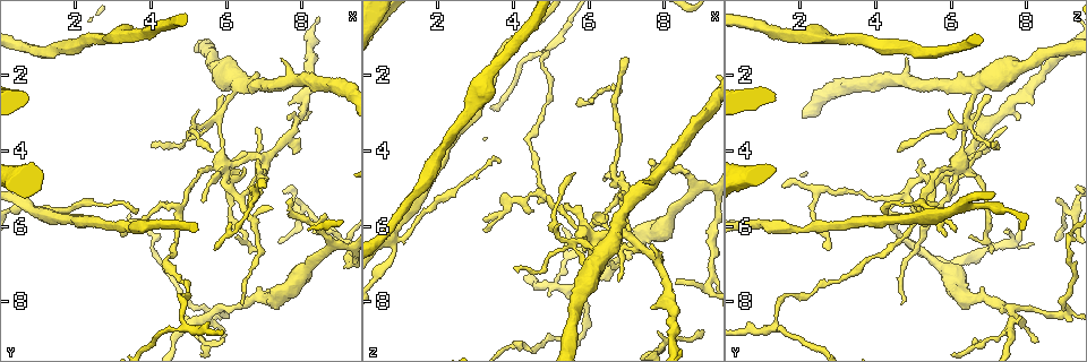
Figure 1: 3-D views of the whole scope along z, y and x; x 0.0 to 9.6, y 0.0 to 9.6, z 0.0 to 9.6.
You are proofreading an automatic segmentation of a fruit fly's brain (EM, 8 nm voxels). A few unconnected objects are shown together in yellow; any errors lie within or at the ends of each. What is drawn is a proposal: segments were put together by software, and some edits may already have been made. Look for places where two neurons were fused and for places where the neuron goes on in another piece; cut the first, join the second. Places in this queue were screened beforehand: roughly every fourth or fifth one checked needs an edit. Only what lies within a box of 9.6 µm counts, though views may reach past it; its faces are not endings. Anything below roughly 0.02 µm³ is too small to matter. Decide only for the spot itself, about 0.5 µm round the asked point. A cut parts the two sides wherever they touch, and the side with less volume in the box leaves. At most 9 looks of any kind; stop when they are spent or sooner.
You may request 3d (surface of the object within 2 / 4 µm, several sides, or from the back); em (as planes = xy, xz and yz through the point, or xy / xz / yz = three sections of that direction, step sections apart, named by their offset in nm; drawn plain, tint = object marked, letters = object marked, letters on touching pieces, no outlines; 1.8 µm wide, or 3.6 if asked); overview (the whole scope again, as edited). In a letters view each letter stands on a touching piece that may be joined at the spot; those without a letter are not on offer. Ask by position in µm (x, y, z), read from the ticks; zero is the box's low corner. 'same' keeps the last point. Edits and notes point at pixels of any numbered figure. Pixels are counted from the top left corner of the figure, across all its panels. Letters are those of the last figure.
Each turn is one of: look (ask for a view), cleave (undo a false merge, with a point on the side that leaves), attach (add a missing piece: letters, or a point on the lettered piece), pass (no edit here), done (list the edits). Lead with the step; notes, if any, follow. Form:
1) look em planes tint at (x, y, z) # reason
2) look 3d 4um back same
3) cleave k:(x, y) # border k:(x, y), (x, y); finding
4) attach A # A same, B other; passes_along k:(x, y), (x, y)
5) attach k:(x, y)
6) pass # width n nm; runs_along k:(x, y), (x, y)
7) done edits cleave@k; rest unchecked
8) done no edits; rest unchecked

look 3d 2um at (8.85, 6.55, 4.95) # looks like a crossing

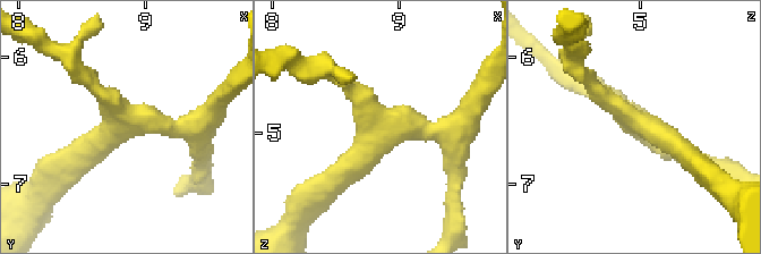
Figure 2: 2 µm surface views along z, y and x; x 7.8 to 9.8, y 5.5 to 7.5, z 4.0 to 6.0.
look em xz step 8 tint at (8.84, 6.54, 5.02)

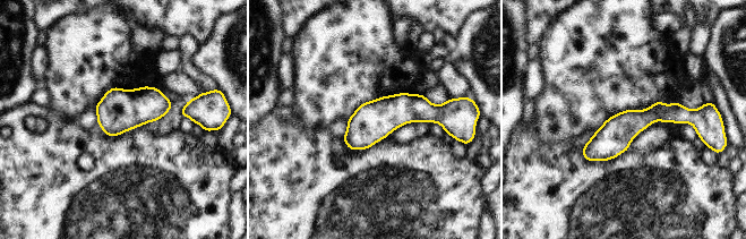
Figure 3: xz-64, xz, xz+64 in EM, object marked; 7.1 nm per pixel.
look em xz step 8 letters same

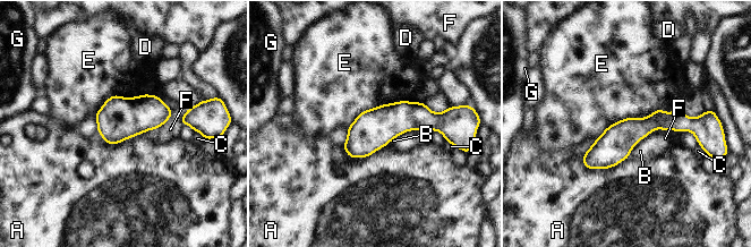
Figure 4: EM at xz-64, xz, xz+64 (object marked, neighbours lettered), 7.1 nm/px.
pass # A other, B other, C other, D other, E other, F other, G other; arms 4; runs_along 4:(696, 120), (653, 121), (586, 162); continuous, no second neuron

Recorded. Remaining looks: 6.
look 3d 4um at (5.85, 8.20, 7.50) # arms part here

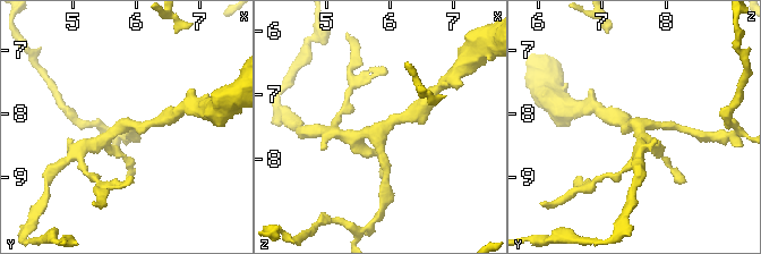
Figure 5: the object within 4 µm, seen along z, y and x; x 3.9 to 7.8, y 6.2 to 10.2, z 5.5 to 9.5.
look em xz step 16 tint at (5.85, 8.15, 7.55)

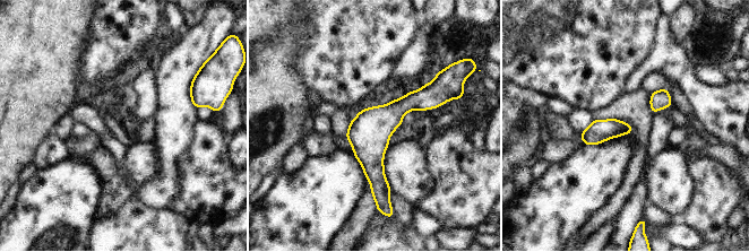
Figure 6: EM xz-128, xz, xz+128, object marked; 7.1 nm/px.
look em planes letters same # cut it another way

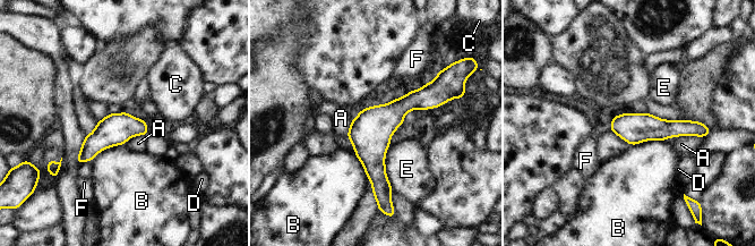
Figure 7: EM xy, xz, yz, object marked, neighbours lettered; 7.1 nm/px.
pass # longest_contact E 320 nm; A other, B other, C other, D other, E other, F other; runs_along 7:(430, 85), (376, 134), (382, 193); continuous, no second neuron

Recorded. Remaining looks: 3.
look 3d 2um at (4.70, 5.50, 5.15) # three arms meet

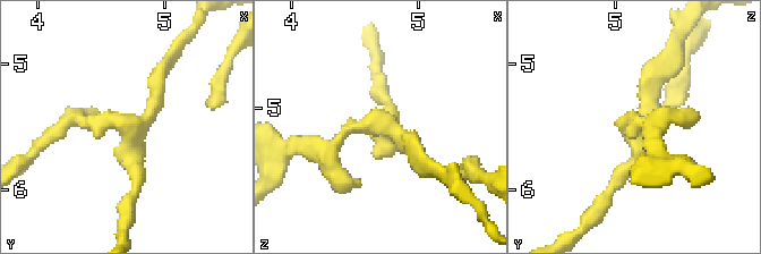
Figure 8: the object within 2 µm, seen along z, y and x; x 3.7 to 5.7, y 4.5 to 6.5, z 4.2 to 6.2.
look em 3.6um xy step 8 tint at (4.72, 5.54, 5.16) # shape alone is not enough

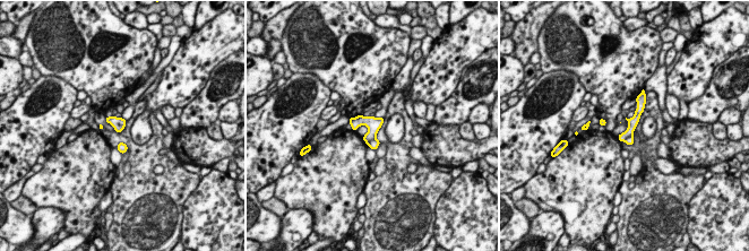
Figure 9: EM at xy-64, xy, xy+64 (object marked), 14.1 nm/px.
look em 3.6um planes letters same

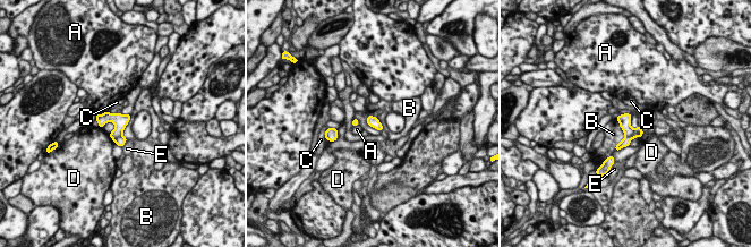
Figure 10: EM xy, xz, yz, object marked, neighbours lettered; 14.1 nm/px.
cleave 10:(638, 131) # width 160 nm; A other, B other, C other, D other, E other; border 10:(633, 129), (625, 136); a second neuron is stuck on

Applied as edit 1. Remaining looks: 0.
done edits cleave@10; rest unchecked

